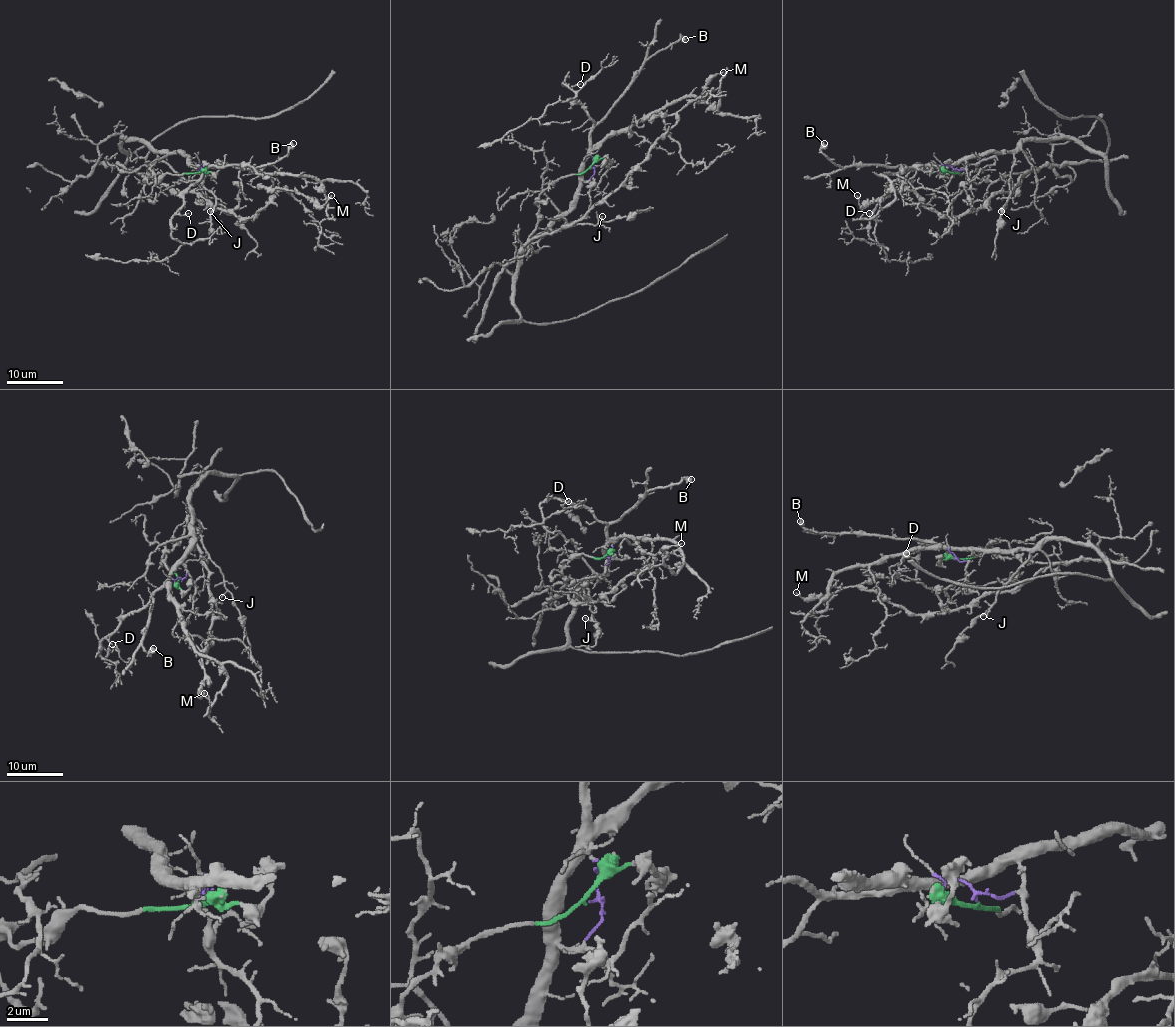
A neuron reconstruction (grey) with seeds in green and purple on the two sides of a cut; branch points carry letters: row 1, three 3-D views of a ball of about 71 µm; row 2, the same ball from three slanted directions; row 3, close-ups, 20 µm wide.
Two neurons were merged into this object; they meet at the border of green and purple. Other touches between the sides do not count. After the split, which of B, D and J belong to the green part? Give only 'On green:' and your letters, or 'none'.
On green: none

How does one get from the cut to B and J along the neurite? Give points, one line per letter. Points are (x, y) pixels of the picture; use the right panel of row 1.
B: (954, 171), (949, 165), (942, 164), (914, 168), (873, 164), (842, 167), (821, 151), (824, 143)
J: (954, 171), (954, 168), (966, 167), (969, 158), (1010, 151), (1014, 164), (1009, 179), (1010, 191), (1001, 212)

